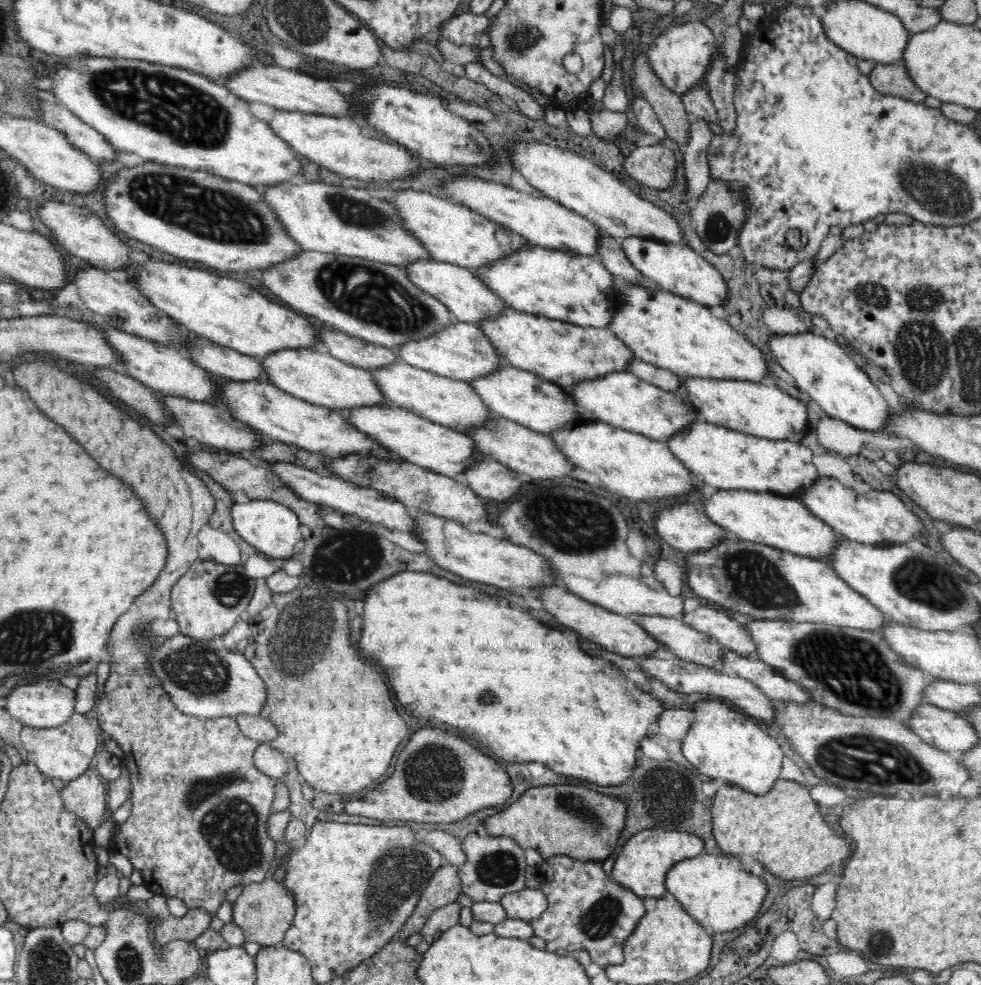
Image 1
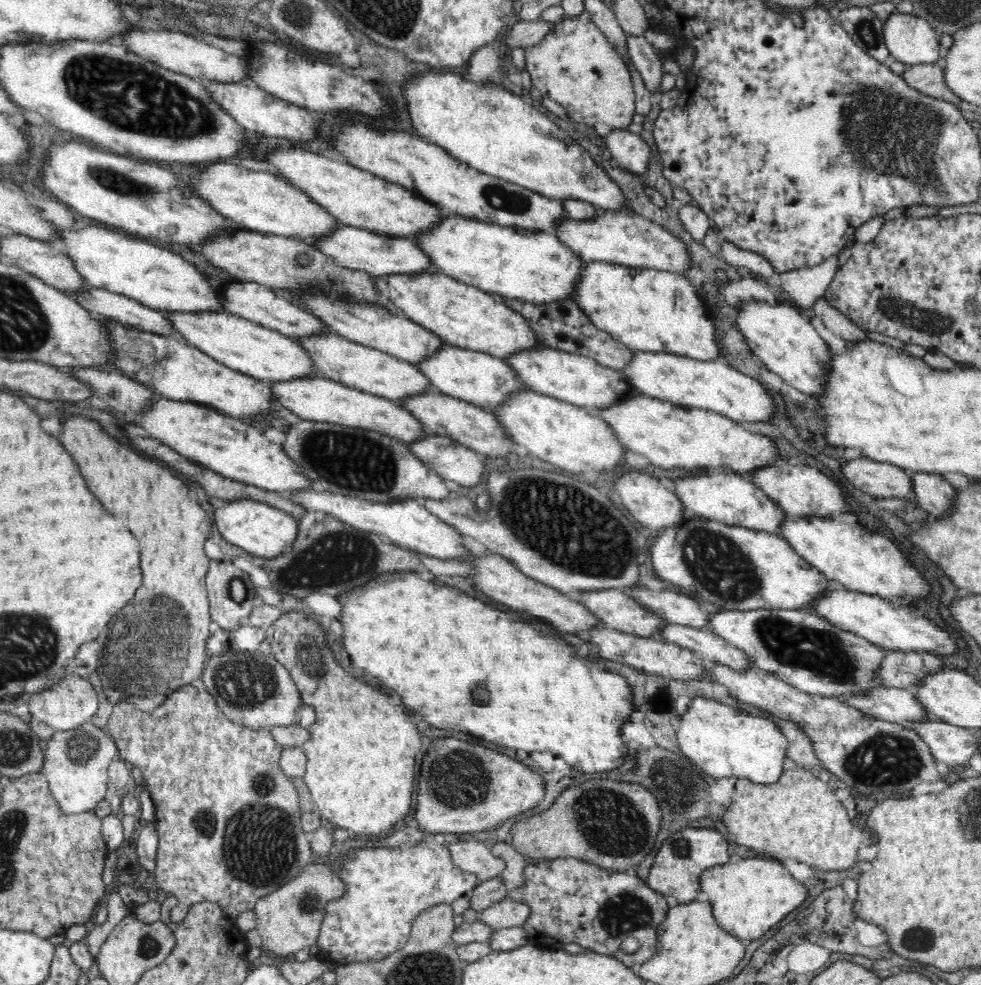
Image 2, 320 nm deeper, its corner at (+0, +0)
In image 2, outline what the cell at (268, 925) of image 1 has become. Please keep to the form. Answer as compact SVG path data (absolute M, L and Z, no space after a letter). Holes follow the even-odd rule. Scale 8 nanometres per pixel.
M307 864L296 878L289 880L274 893L256 901L256 931L262 946L276 954L293 957L303 948L316 944L320 934L320 920L324 918L324 904L336 901L345 892L344 882L326 864Z

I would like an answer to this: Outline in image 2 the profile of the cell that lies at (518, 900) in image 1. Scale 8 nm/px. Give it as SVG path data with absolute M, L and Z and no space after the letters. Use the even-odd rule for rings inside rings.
M510 898L497 901L490 908L478 914L478 919L485 922L493 931L512 926L522 927L529 917L530 907L523 901Z

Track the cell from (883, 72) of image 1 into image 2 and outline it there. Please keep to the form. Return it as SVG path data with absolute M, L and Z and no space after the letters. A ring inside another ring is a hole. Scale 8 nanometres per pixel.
M938 63L909 65L901 78L913 90L955 105L960 104L960 97L944 84L944 75Z

